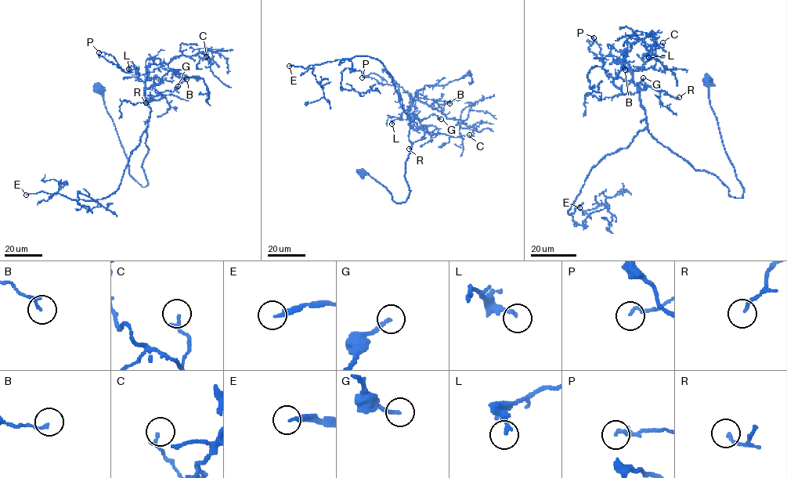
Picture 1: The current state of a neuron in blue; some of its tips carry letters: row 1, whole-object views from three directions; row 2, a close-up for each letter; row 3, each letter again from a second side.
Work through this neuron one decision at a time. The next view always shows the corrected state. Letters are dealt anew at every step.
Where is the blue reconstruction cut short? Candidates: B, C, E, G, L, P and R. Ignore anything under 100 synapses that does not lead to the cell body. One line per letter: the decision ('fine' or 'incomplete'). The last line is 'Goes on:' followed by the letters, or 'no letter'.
B: fine
C: fine
E: incomplete
G: fine
L: fine
P: fine
R: fine
Goes on: E

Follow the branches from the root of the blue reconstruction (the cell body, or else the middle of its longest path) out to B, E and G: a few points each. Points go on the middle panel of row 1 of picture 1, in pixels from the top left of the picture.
B: (362, 171), (393, 200), (404, 203), (411, 190), (405, 177), (413, 119), (408, 116), (409, 103), (449, 103)
E: (362, 171), (396, 203), (408, 197), (409, 120), (392, 77), (370, 56), (289, 66)
G: (362, 171), (393, 200), (404, 203), (411, 190), (405, 177), (413, 119), (409, 115), (441, 119)

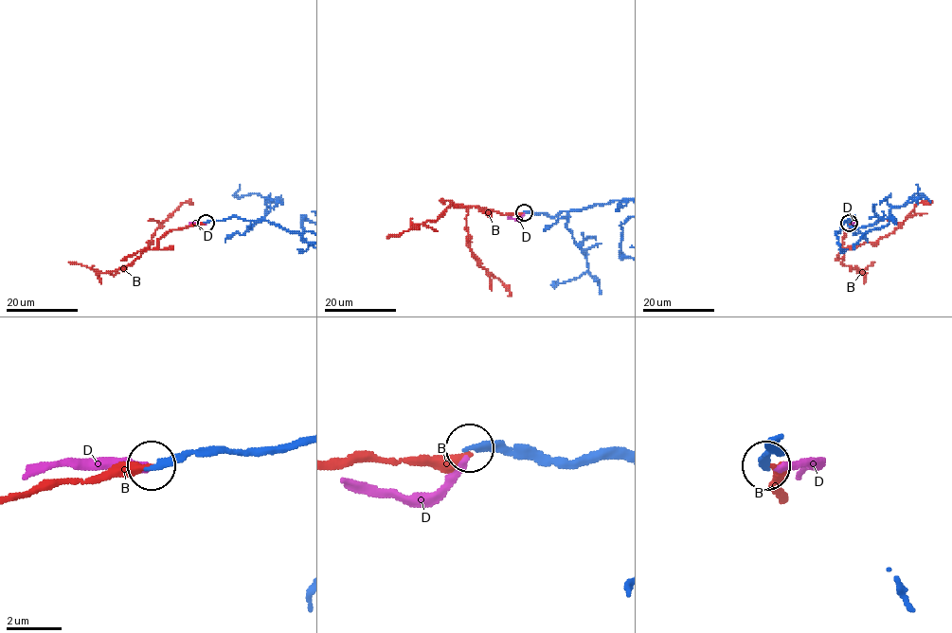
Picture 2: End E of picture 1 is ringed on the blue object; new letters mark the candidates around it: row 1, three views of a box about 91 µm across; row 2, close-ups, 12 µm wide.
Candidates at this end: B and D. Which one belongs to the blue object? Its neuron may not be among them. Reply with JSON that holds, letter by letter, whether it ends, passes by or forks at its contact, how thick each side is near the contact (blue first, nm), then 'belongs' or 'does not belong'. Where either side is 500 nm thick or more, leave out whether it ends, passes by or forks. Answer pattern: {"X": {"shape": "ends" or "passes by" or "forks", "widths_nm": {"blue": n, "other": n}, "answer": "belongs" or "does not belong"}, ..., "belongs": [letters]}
{"B": {"shape": "ends", "widths_nm": {"blue": 240, "other": 300}, "answer": "belongs"}, "D": {"shape": "ends", "widths_nm": {"blue": 200, "other": 240}, "answer": "does not belong"}, "belongs": ["B"]}

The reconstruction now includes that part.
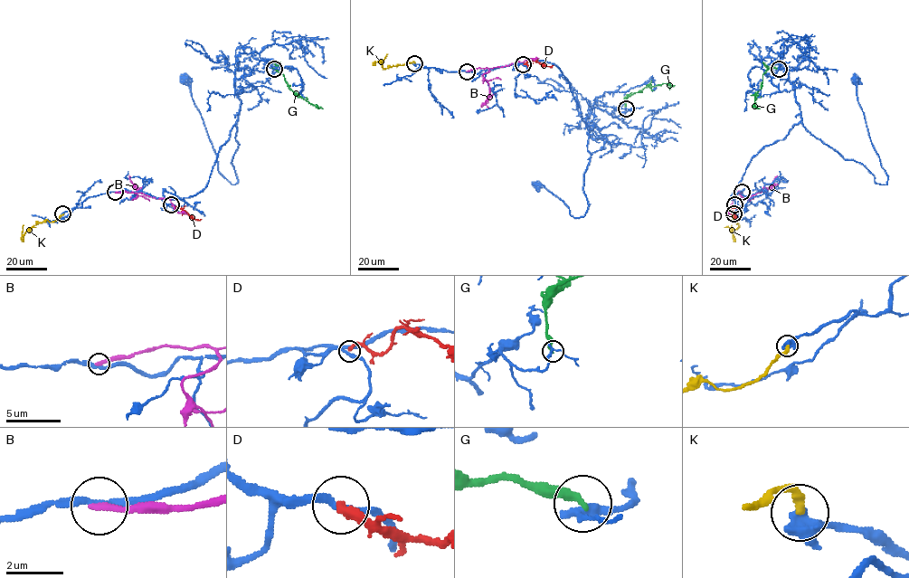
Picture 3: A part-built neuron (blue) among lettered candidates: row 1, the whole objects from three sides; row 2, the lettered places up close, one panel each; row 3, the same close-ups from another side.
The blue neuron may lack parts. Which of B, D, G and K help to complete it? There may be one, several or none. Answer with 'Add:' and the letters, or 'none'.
Add: K

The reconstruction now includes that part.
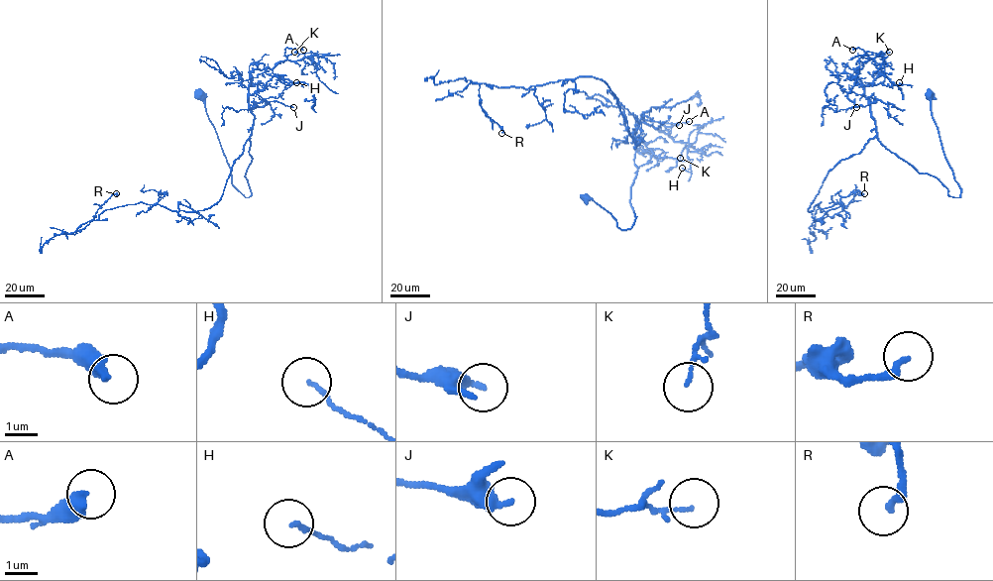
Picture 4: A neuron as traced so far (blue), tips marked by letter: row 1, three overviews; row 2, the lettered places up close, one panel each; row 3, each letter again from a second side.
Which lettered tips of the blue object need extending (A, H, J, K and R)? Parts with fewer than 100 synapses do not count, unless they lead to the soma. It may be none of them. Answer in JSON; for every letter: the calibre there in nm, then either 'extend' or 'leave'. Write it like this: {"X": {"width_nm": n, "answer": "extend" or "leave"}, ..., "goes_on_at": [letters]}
{"A": {"width_nm": 440, "answer": "leave"}, "H": {"width_nm": 120, "answer": "leave"}, "J": {"width_nm": 320, "answer": "leave"}, "K": {"width_nm": 70, "answer": "leave"}, "R": {"width_nm": 240, "answer": "leave"}, "goes_on_at": []}

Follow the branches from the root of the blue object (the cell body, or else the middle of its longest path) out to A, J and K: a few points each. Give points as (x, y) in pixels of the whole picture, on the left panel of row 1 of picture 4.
A: (200, 95), (231, 182), (248, 197), (251, 72), (283, 61), (287, 48), (303, 50)
J: (200, 95), (231, 182), (247, 197), (254, 118), (248, 96), (256, 92), (266, 101), (293, 107)
K: (200, 95), (231, 182), (248, 197), (251, 72), (304, 57), (294, 52)

